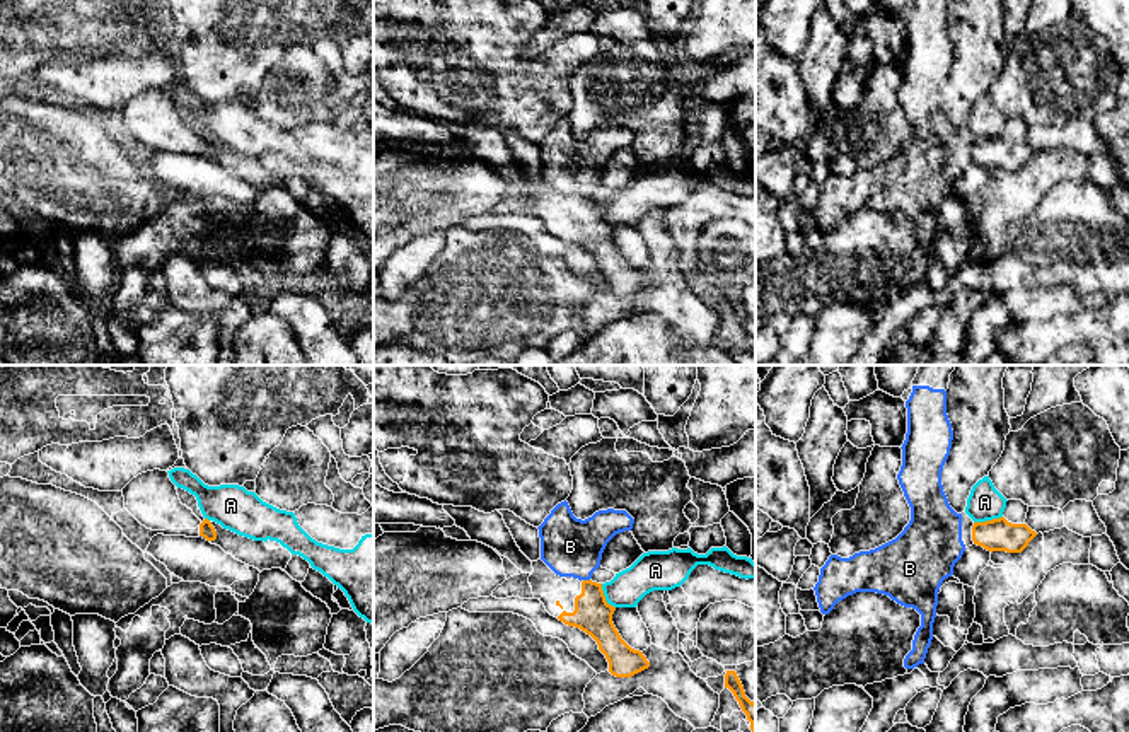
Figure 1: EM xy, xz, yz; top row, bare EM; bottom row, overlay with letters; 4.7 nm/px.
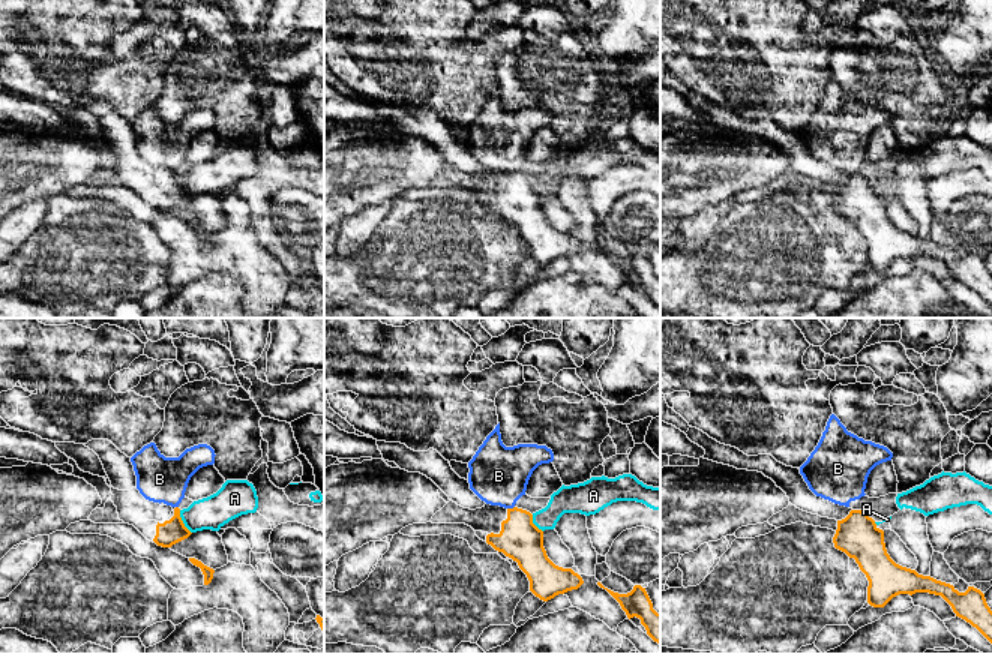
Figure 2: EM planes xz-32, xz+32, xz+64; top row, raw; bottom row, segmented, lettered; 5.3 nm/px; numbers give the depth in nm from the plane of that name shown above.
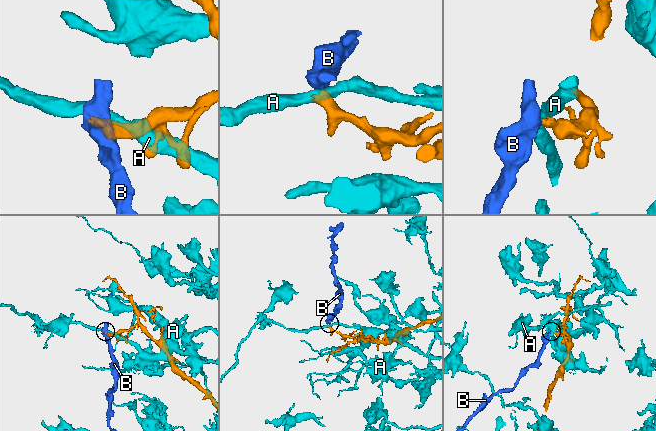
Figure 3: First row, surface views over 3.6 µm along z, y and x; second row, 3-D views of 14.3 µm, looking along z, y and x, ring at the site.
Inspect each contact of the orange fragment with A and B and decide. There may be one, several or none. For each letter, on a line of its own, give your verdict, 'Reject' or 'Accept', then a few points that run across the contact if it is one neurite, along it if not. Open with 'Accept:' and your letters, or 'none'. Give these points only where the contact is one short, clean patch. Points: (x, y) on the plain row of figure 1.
Accept: none
A: Reject
B: Reject. Line: xz (584, 197), (589, 198)

